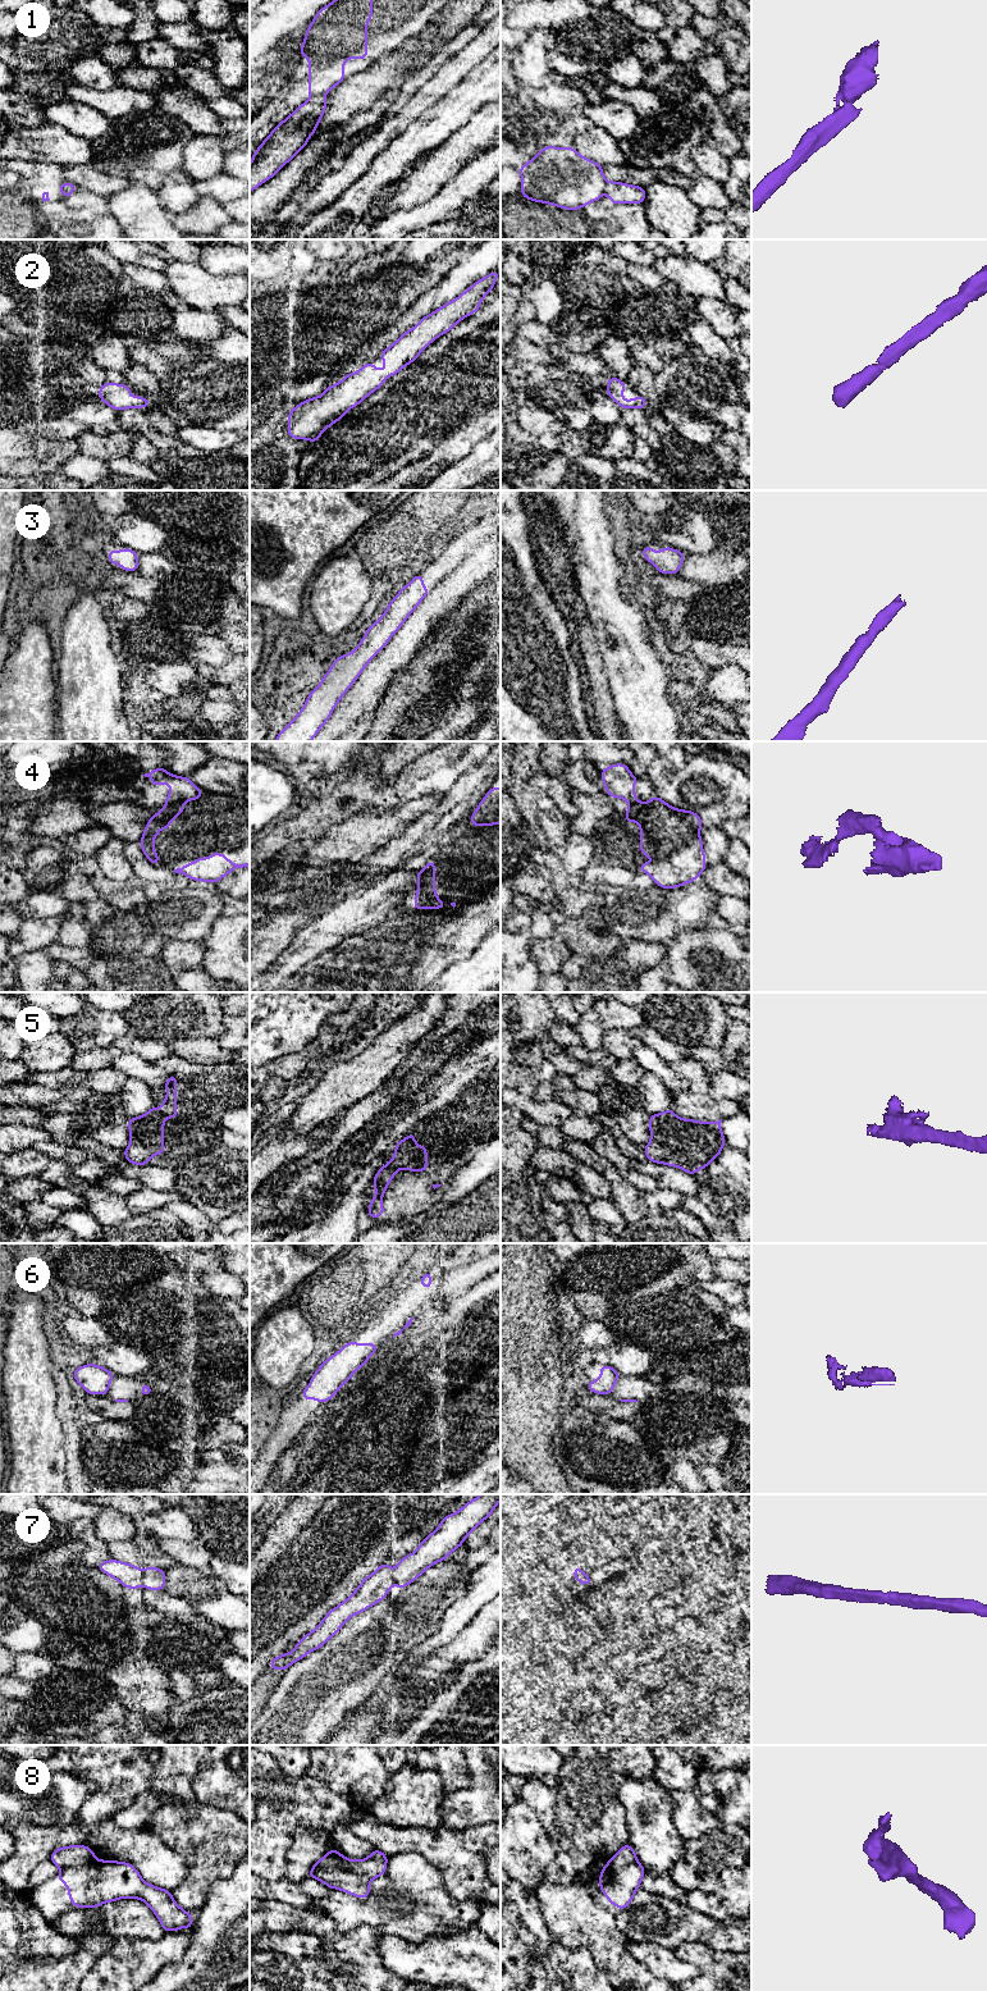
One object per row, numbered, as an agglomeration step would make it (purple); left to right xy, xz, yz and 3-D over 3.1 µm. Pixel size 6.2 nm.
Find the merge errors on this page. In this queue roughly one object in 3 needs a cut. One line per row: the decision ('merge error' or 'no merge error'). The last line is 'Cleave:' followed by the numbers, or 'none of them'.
1: merge error
2: no merge error
3: no merge error
4: merge error
5: no merge error
6: merge error
7: no merge error
8: merge error
Cleave: 1, 4, 6, 8

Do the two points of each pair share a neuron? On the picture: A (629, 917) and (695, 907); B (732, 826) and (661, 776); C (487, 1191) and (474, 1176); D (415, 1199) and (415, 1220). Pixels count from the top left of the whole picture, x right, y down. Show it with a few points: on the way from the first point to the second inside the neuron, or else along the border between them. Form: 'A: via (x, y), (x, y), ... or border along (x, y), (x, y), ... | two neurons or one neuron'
A: via (645, 917), (658, 918), (665, 912), (679, 908) | one neuron
B: border along (738, 817), (729, 818), (720, 826) | two neurons
C: border along (487, 1179), (469, 1192) | two neurons
D: border along (423, 1209), (400, 1223), (385, 1222) | two neurons

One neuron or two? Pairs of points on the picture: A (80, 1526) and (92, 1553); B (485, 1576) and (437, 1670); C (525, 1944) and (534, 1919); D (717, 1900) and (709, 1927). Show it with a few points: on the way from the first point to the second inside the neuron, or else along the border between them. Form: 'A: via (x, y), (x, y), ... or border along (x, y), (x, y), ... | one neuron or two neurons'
A: via (86, 1531), (92, 1540), (92, 1547) | one neuron
B: border along (475, 1615), (457, 1634), (429, 1653) | two neurons
C: border along (513, 1912), (547, 1949) | two neurons
D: border along (686, 1902), (690, 1907), (718, 1921), (738, 1918) | two neurons

